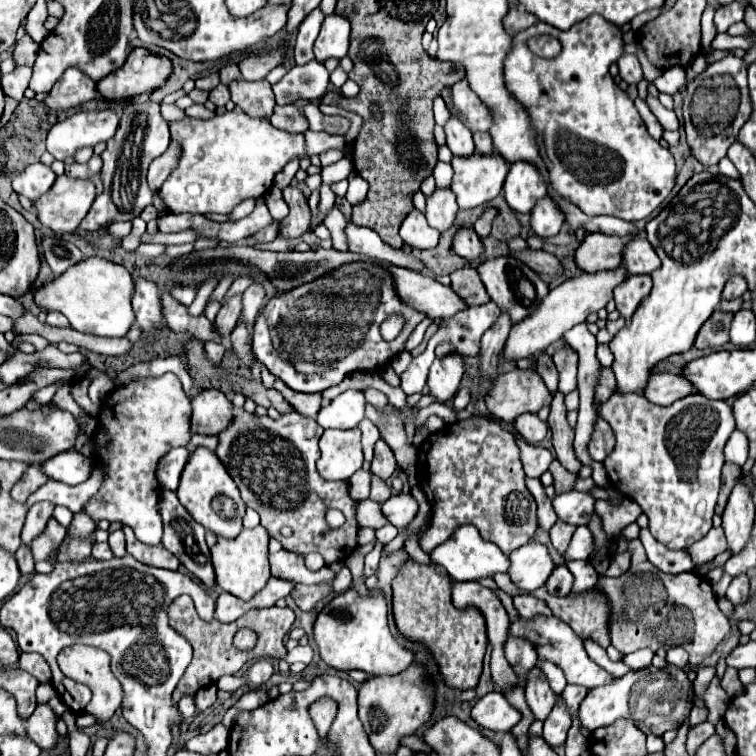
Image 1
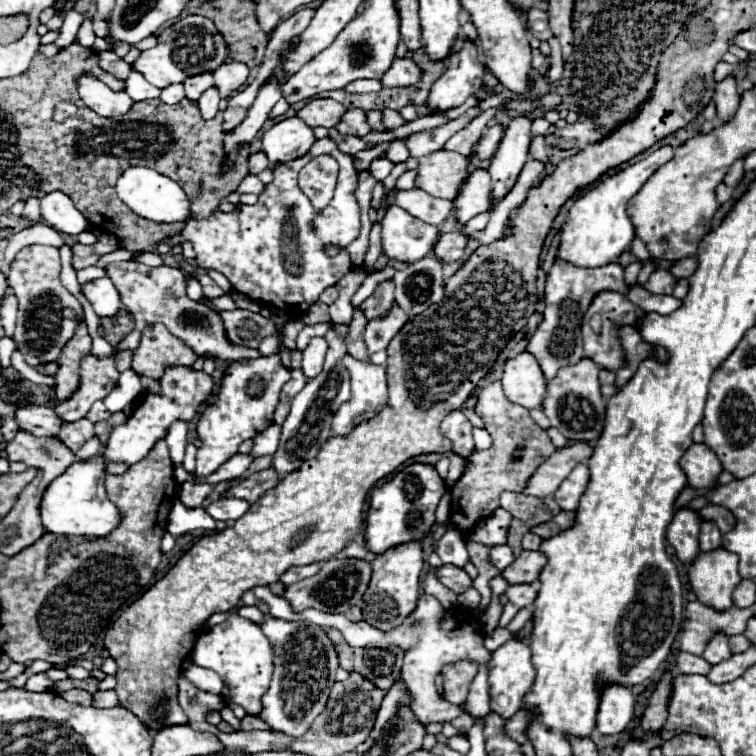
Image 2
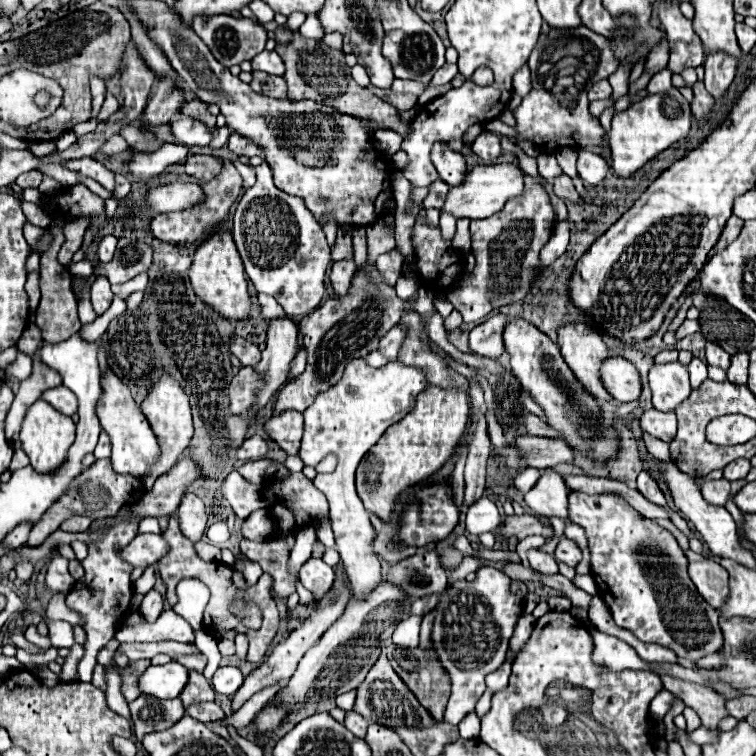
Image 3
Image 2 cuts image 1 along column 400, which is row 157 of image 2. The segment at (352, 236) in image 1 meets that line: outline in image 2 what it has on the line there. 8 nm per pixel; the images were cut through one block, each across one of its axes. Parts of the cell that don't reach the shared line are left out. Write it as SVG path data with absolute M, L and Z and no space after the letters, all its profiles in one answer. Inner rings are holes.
M258 152L258 154L250 156L250 160L248 160L248 172L250 174L260 174L268 166L270 166L270 162L268 162L268 158L266 158L264 152Z

